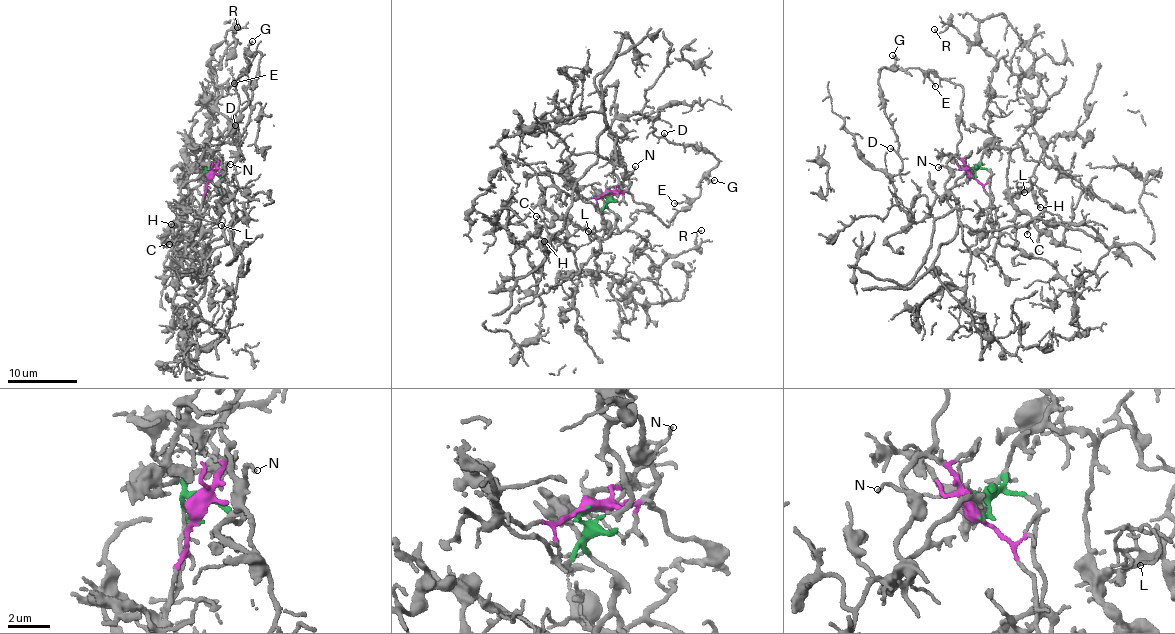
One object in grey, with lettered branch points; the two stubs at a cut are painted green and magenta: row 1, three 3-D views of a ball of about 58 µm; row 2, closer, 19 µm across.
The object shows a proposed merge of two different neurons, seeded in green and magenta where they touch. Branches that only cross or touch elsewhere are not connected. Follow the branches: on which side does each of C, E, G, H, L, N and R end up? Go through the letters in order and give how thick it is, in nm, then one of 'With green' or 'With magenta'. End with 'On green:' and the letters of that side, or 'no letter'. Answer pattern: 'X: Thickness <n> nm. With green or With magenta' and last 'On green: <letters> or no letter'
C: Thickness 120 nm. With green
E: Thickness 110 nm. With magenta
G: Thickness 180 nm. With magenta
H: Thickness 150 nm. With green
L: Thickness 120 nm. With green
N: Thickness 130 nm. With magenta
R: Thickness 130 nm. With green
On green: C, H, L, R

